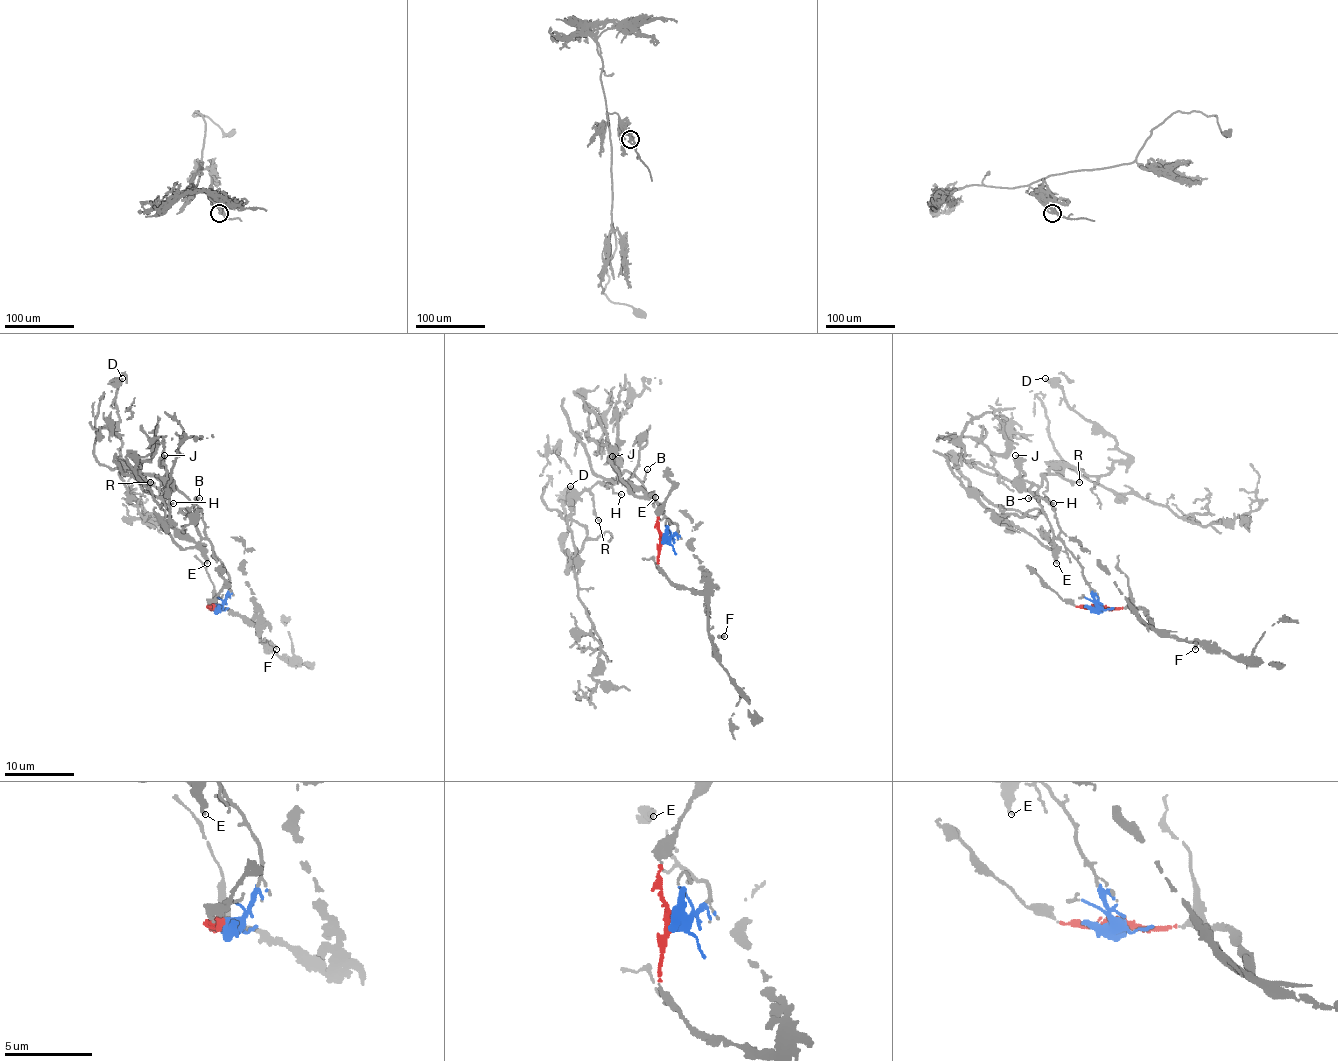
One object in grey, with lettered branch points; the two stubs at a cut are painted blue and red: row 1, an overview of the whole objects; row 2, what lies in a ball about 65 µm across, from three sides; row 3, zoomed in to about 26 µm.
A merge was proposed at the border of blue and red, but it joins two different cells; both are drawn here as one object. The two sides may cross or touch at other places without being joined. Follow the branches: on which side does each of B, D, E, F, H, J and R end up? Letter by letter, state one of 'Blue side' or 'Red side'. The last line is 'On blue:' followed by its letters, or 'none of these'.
B: Blue side
D: Blue side
E: Blue side
F: Red side
H: Blue side
J: Blue side
R: Blue side
On blue: B, D, E, H, J, R

